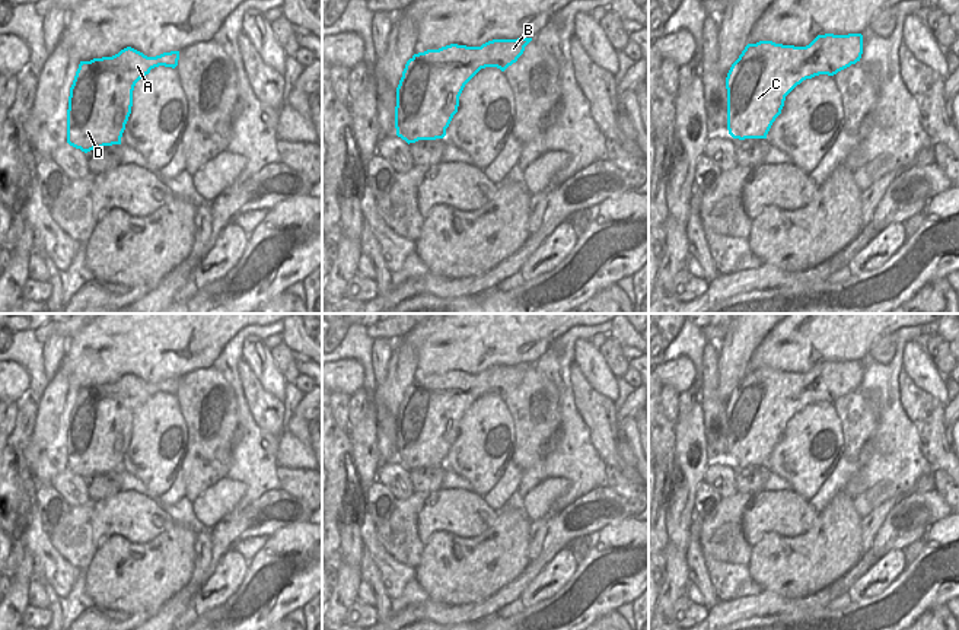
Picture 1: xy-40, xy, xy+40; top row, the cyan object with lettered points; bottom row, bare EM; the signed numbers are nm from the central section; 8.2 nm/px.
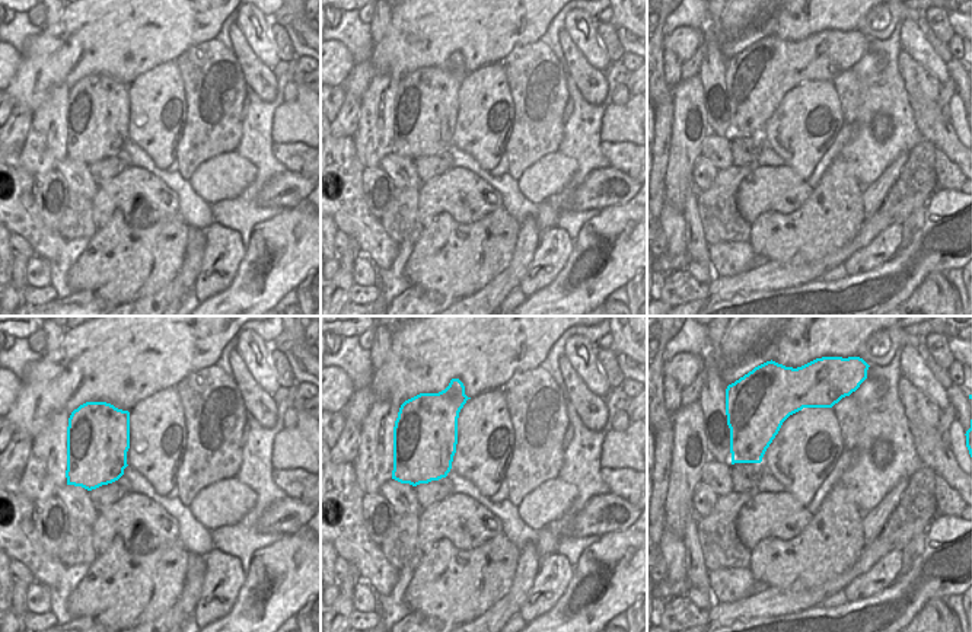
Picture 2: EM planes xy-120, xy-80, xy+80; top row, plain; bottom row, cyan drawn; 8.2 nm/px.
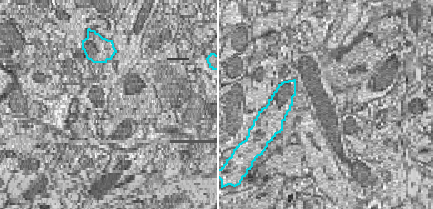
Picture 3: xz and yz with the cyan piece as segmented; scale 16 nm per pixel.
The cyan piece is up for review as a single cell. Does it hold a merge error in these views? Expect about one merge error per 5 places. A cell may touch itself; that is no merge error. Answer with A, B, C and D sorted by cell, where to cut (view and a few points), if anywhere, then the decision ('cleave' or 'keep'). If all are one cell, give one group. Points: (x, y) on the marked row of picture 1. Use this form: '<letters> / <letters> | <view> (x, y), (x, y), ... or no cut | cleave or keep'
A B C D | no cut | keep

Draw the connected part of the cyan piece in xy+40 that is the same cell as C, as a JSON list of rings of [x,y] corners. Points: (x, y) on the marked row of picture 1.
[[[818,35],[806,47],[748,44],[727,77],[727,130],[733,139],[767,139],[786,96],[803,80],[834,76],[860,61],[863,35]]]

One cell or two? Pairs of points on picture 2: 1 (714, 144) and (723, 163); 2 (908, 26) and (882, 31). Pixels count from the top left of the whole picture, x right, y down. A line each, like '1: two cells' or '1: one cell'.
1: one cell
2: two cells

